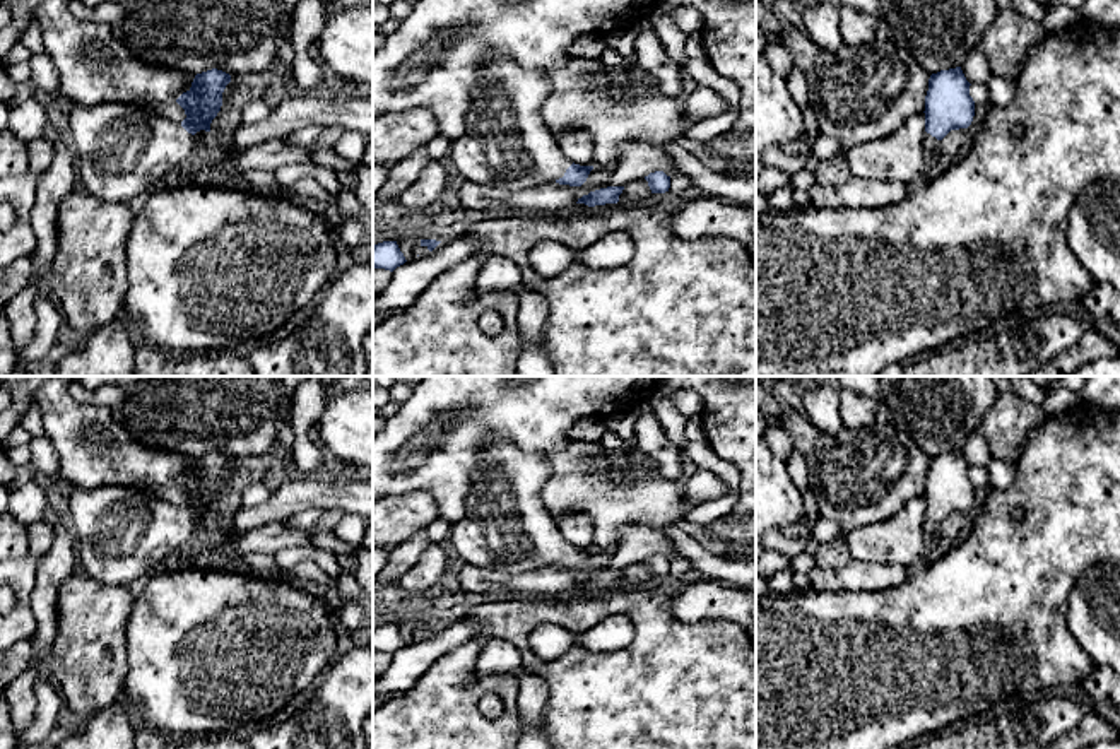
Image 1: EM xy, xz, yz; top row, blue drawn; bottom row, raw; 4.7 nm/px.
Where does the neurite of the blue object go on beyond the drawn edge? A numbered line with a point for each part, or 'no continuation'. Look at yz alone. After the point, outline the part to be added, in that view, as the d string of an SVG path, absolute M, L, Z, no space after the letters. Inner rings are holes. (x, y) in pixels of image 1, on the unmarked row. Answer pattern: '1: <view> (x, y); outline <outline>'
1: yz (931, 527); outline M923 516L923 535L927 540L927 546L934 546L940 539L940 523L932 520L930 516Z

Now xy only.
1: xy (120, 534); outline M67 486L79 571L104 585L130 585L157 571L166 557L188 551L193 518L181 506L123 486Z

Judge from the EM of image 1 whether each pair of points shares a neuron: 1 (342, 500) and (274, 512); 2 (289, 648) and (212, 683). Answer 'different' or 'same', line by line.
1: same
2: same

